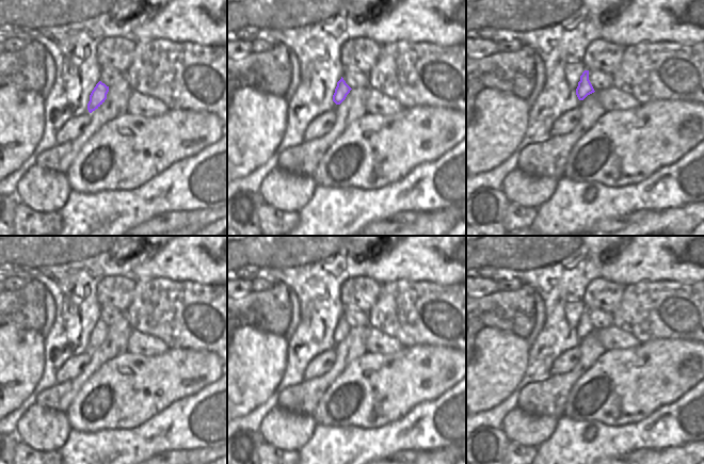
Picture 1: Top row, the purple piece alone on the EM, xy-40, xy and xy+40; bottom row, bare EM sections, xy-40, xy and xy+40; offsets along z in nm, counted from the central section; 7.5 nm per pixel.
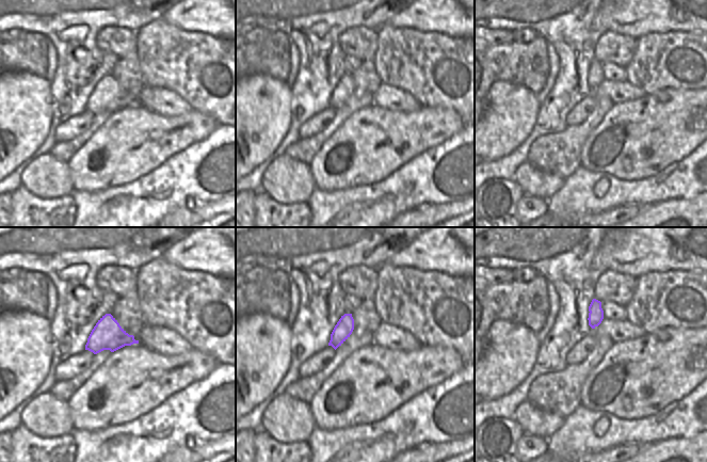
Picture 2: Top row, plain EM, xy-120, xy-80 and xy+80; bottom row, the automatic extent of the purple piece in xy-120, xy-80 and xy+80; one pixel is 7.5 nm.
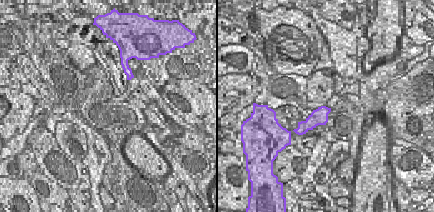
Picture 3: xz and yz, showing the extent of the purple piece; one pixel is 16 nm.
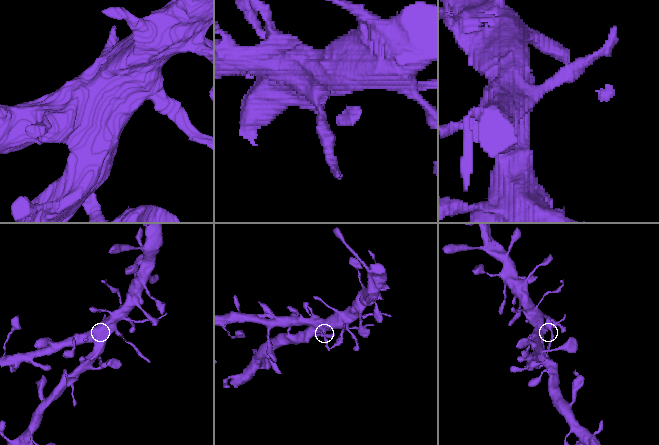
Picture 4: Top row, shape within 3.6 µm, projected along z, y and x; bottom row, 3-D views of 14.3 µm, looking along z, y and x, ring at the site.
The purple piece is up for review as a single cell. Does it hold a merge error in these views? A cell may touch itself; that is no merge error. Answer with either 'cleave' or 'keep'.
cleave

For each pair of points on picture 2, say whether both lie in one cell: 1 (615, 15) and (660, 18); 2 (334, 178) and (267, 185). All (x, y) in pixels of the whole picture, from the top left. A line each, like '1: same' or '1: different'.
1: same
2: different

